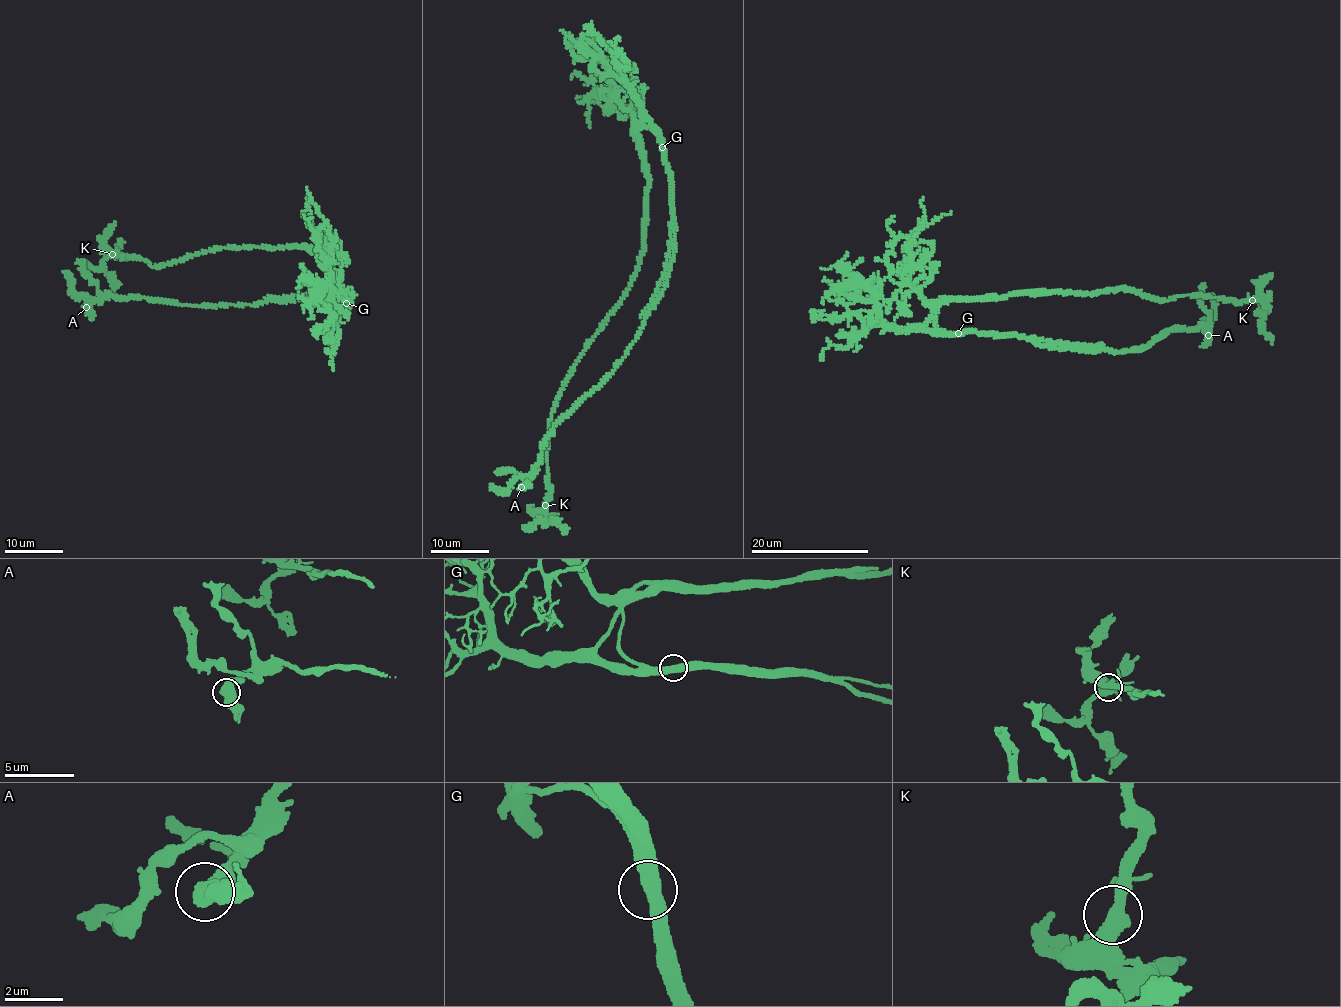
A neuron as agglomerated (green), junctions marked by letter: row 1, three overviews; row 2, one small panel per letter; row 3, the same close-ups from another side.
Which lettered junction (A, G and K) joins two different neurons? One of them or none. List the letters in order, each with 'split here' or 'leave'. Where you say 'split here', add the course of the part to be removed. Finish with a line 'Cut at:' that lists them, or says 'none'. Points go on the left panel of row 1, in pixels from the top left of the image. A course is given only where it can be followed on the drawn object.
A: leave
G: split here; foreign part runs (345, 303), (333, 284), (329, 261), (302, 245), (220, 246), (156, 267), (109, 253), (104, 272), (113, 291)
K: leave
Cut at: G

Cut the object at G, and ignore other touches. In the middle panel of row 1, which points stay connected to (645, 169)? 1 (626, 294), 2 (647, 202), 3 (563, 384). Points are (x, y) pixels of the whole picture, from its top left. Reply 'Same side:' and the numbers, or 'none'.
Same side: 1, 2, 3

